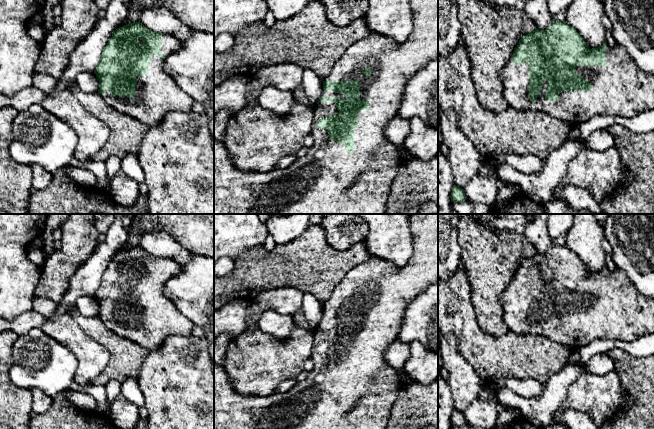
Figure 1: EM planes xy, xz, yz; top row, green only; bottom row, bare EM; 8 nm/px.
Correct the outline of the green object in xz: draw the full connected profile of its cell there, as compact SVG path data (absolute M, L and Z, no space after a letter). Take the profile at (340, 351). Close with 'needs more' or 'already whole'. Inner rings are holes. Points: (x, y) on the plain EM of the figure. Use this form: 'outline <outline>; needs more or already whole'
outline M409 214L410 231L413 239L413 252L404 266L397 266L391 261L371 256L366 262L352 268L336 285L331 296L323 303L323 317L317 328L313 331L313 347L311 361L313 369L306 379L297 382L286 392L275 392L267 397L254 395L240 395L234 390L228 375L223 367L214 363L214 429L386 429L390 419L392 407L397 399L403 383L398 376L397 370L389 366L384 353L390 343L399 334L404 314L412 302L423 290L431 284L438 282L438 214Z; needs more

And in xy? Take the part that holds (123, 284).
outline M139 245L116 253L104 271L94 295L99 305L98 317L118 336L137 343L149 352L156 351L163 346L165 339L170 335L192 335L194 324L163 293L164 283L172 276L179 274L181 270L180 263L174 259L154 257Z; needs more

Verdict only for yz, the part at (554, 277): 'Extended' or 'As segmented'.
Extended

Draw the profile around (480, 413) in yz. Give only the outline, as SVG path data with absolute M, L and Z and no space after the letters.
M473 400L463 412L466 425L493 429L498 418L499 402L495 400Z

